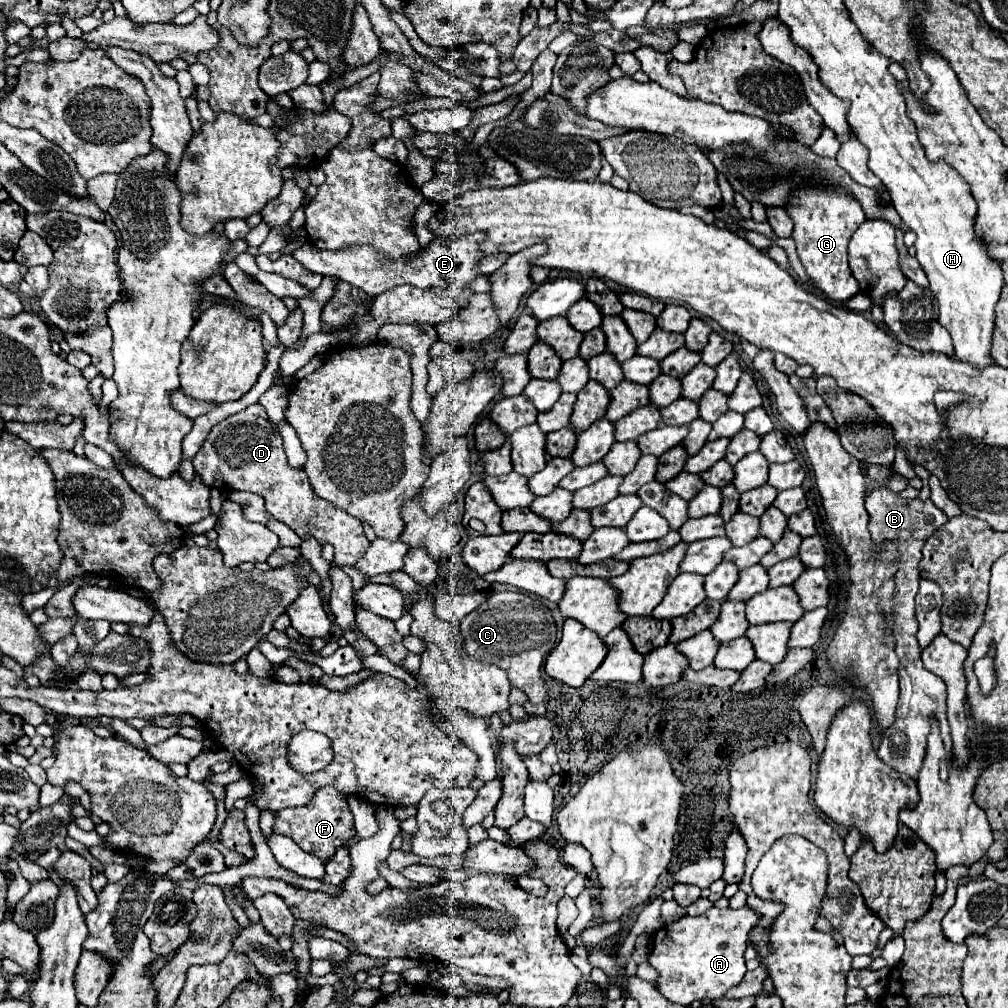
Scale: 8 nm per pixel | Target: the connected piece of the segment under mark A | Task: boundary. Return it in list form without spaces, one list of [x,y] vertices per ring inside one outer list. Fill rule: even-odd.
[[[709,908],[703,916],[683,916],[681,920],[673,922],[673,926],[669,928],[661,928],[653,934],[653,952],[649,956],[649,964],[657,970],[659,978],[655,980],[655,986],[657,990],[671,1002],[675,1004],[685,1004],[689,1006],[691,1002],[695,1000],[703,1000],[703,998],[709,998],[709,1000],[715,1000],[715,998],[721,998],[725,996],[725,992],[729,988],[735,988],[747,968],[745,968],[745,948],[747,948],[747,942],[749,942],[749,930],[757,924],[757,916],[751,908],[741,908],[741,910],[731,910],[731,908]],[[671,934],[677,934],[679,938],[677,940],[671,940],[669,936]]]

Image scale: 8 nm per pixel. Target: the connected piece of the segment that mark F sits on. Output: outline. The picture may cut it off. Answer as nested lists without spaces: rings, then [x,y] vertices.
[[[319,788],[319,792],[315,792],[315,796],[311,798],[311,804],[307,804],[305,808],[297,808],[297,810],[285,808],[285,810],[275,812],[273,832],[281,836],[289,836],[305,852],[321,860],[327,860],[335,854],[339,846],[345,846],[355,836],[353,816],[347,808],[347,796],[343,796],[343,792],[335,788]]]

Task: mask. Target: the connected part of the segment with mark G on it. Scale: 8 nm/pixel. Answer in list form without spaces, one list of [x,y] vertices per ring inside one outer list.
[[[805,184],[791,198],[787,212],[795,224],[793,240],[797,244],[797,254],[809,280],[827,298],[835,302],[847,302],[849,298],[853,298],[859,292],[859,284],[849,272],[847,244],[849,244],[849,236],[865,220],[865,212],[861,204],[851,200],[851,196],[841,188],[823,188],[815,184],[811,186]]]

